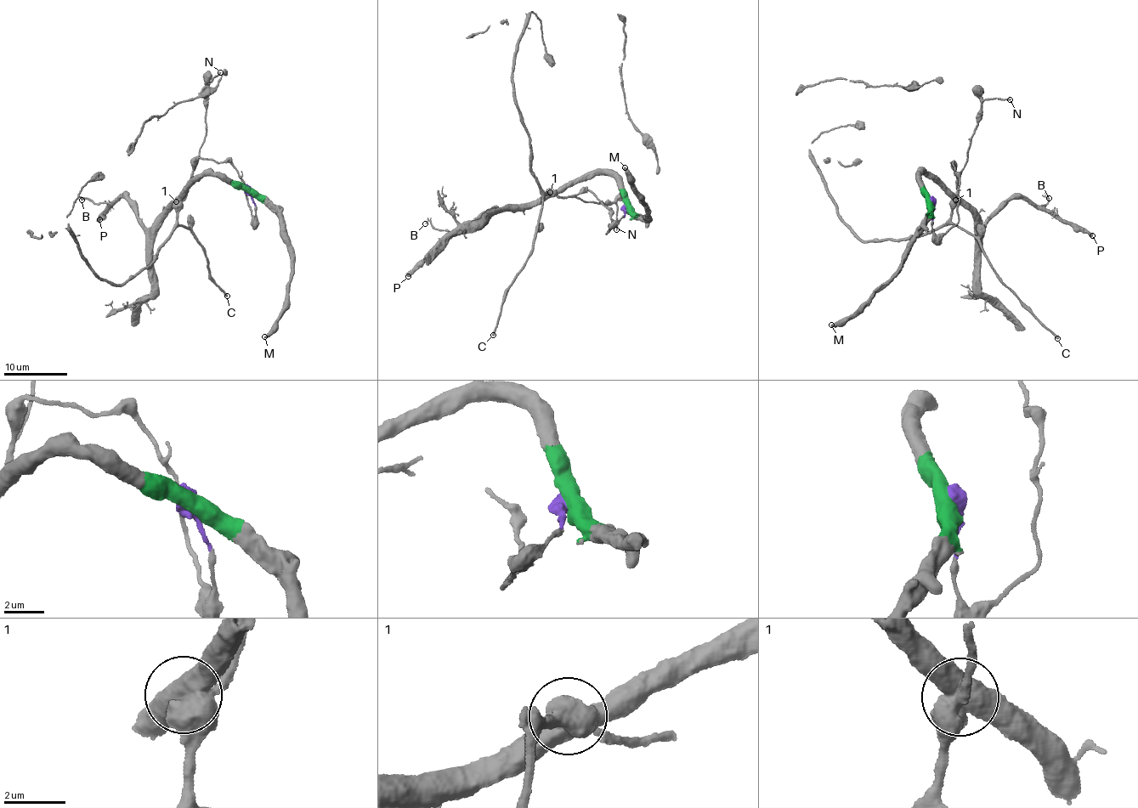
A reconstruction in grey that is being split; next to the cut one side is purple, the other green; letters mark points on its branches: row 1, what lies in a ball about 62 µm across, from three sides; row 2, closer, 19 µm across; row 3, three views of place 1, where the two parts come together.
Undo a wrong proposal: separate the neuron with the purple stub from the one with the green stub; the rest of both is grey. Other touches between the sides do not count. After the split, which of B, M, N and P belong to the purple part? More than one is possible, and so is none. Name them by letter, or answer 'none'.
N

